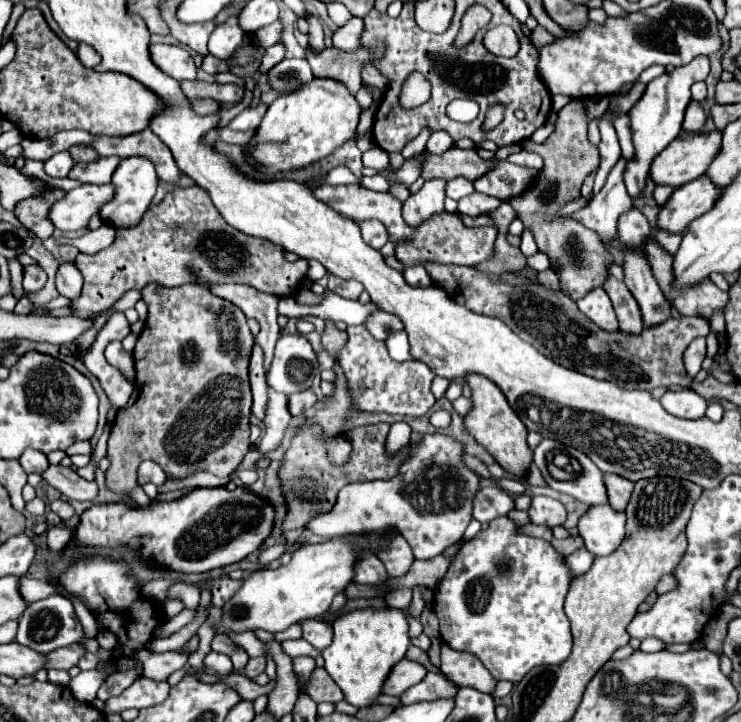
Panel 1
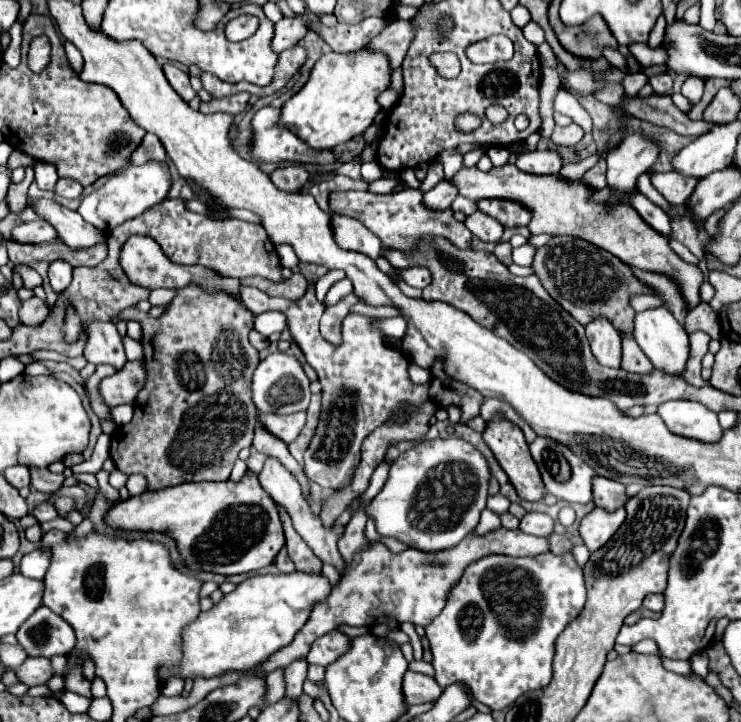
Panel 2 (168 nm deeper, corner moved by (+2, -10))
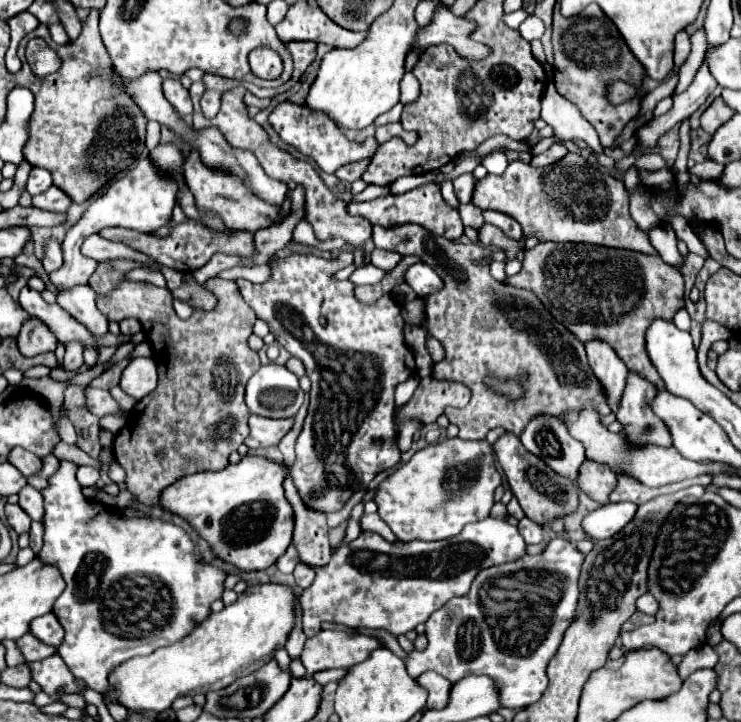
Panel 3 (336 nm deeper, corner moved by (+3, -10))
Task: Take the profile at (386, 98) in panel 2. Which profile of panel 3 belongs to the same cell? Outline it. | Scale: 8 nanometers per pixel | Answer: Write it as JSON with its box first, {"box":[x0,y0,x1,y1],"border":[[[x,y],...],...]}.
{"box":[400,72,420,104],"border":[[[406,72],[404,78],[402,78],[402,96],[400,96],[400,102],[408,104],[408,102],[414,102],[418,96],[420,96],[420,82],[416,80],[416,76],[412,72]]]}

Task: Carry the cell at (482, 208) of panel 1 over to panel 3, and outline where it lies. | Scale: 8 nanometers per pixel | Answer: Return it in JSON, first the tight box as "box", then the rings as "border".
{"box":[480,224,522,262],"border":[[[484,224],[480,230],[480,242],[484,246],[496,246],[500,250],[504,250],[506,254],[506,262],[514,260],[518,256],[518,252],[522,250],[522,244],[518,242],[518,246],[514,246],[516,242],[512,242],[508,236],[504,236],[504,232],[500,232],[500,228],[492,226],[492,224]]]}

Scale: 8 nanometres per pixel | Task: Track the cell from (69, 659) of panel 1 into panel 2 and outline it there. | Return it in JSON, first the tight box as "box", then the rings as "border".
{"box":[17,658,53,686],"border":[[[27,658],[19,668],[17,676],[23,684],[27,686],[37,686],[37,684],[47,684],[53,678],[53,668],[51,660],[45,658]]]}

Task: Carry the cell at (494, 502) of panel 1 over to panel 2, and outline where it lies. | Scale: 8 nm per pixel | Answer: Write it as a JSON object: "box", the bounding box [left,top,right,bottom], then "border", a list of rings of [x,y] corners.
{"box":[487,494,509,516],"border":[[[501,494],[489,496],[489,498],[487,498],[487,508],[489,508],[491,512],[495,512],[497,516],[501,516],[501,514],[505,514],[505,512],[509,510],[509,500],[507,500],[505,496],[501,496]]]}

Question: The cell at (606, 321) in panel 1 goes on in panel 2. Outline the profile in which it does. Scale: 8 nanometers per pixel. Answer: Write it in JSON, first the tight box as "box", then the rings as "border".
{"box":[585,316,621,368],"border":[[[599,316],[597,320],[589,322],[585,328],[587,328],[587,338],[591,342],[591,352],[597,358],[597,362],[609,368],[619,368],[621,338],[619,332],[613,328],[613,324],[605,316]]]}

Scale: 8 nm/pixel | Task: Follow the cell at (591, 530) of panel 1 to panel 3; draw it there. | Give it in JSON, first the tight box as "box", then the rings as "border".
{"box":[582,502,638,540],"border":[[[628,502],[604,504],[586,516],[582,526],[592,538],[602,540],[620,532],[620,528],[624,528],[624,524],[632,520],[632,516],[636,514],[636,508],[638,508],[636,504],[628,504]]]}

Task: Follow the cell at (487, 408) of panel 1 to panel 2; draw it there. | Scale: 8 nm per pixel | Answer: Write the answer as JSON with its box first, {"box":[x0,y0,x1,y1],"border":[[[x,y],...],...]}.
{"box":[483,414,547,502],"border":[[[497,414],[495,418],[491,418],[491,420],[487,422],[487,426],[485,426],[485,430],[483,430],[483,440],[485,440],[485,444],[491,448],[493,456],[495,456],[497,462],[499,462],[499,466],[501,466],[501,468],[505,470],[505,474],[509,476],[509,480],[511,480],[511,484],[515,486],[519,498],[529,500],[529,502],[535,502],[535,500],[541,500],[541,498],[547,494],[543,482],[541,482],[541,474],[539,474],[539,470],[537,470],[537,464],[535,464],[535,460],[531,458],[531,452],[529,452],[529,448],[527,448],[527,442],[525,442],[525,438],[523,438],[523,432],[521,432],[521,428],[519,428],[517,424],[509,422],[509,420],[505,420],[503,416]]]}

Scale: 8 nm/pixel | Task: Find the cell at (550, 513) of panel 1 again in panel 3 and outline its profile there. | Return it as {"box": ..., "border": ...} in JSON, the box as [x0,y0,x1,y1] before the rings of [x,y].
{"box":[518,518,544,544],"border":[[[522,518],[518,522],[518,530],[520,530],[526,544],[538,544],[544,540],[544,528],[538,526],[536,522],[532,522],[530,518]]]}

